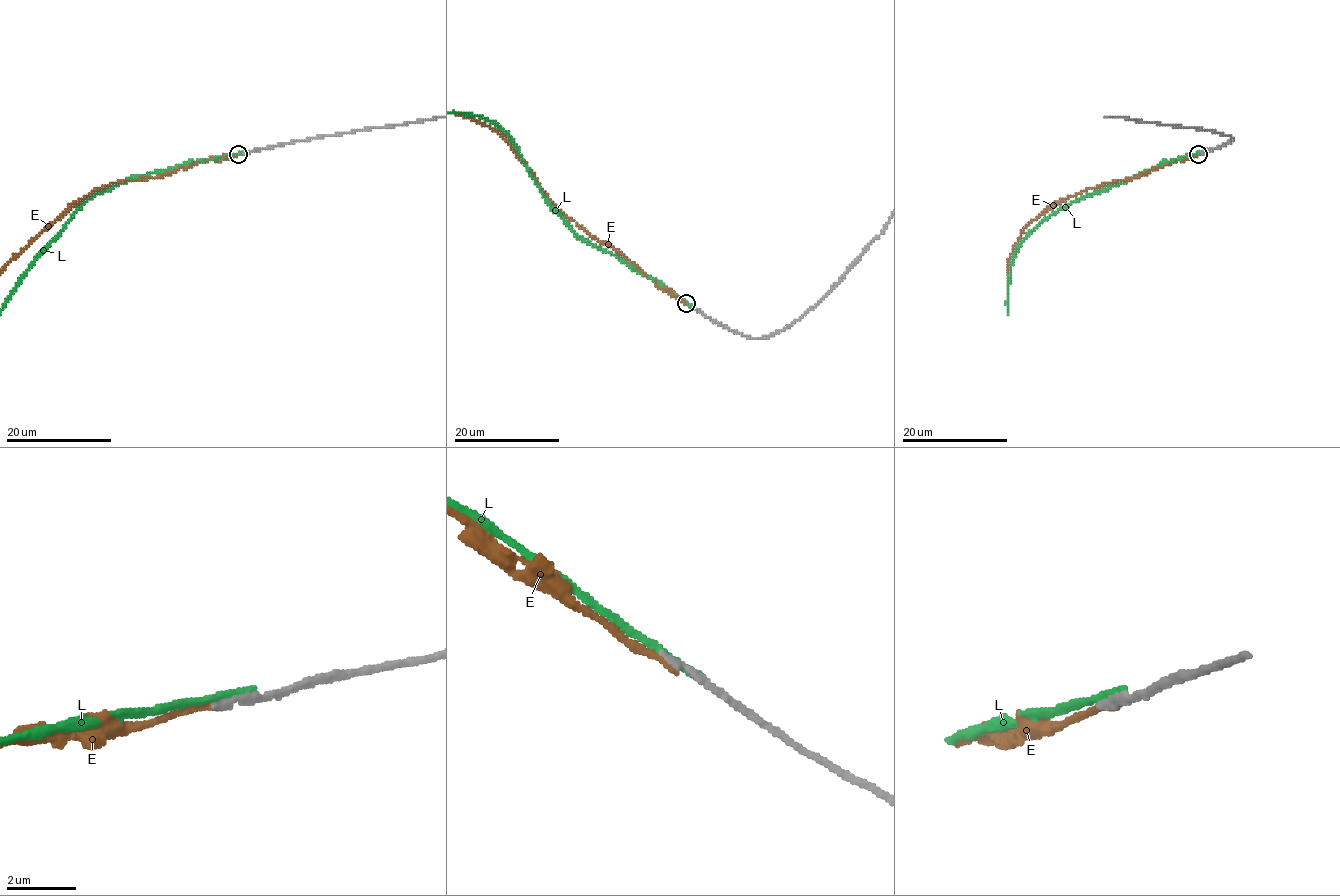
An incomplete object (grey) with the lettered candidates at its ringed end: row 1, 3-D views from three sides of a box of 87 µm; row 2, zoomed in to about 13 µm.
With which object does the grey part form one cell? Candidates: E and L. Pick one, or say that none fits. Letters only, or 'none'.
none

